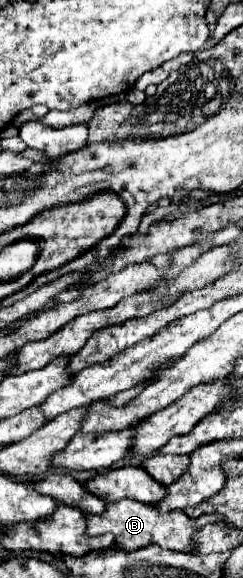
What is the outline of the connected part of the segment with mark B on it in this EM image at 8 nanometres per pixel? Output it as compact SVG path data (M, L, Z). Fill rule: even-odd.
M121 500L119 504L107 504L107 512L103 516L87 516L87 534L99 536L105 532L111 532L115 536L115 544L123 550L139 550L151 544L161 546L163 550L177 550L177 552L191 552L195 550L195 540L193 534L201 530L207 522L217 522L221 520L219 514L211 516L201 516L197 520L187 518L185 512L159 512L153 506L145 506L133 500Z

